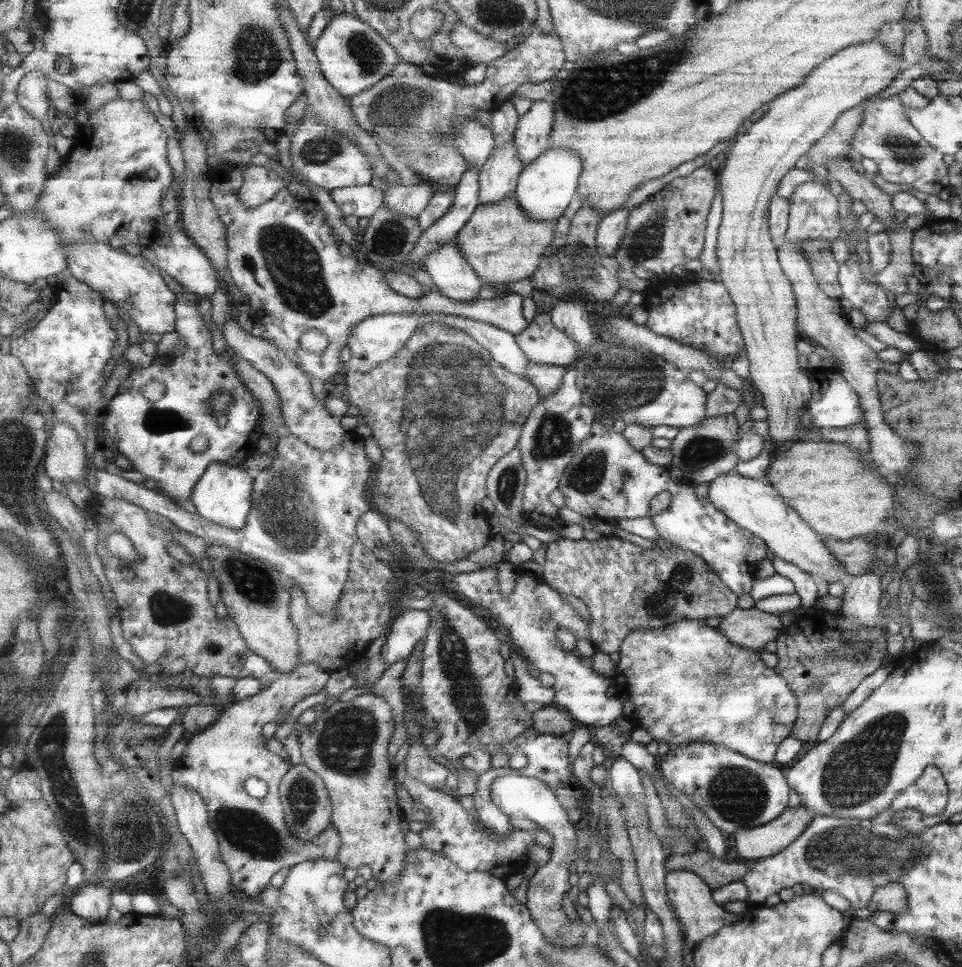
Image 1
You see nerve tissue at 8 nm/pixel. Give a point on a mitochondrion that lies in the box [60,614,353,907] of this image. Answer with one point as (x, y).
(243, 830)

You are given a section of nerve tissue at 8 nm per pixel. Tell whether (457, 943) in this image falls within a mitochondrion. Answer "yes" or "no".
yes

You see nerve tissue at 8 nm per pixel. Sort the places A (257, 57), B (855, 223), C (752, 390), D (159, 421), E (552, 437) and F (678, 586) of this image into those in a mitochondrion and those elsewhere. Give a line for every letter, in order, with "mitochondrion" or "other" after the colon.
A: mitochondrion
B: other
C: other
D: mitochondrion
E: mitochondrion
F: mitochondrion

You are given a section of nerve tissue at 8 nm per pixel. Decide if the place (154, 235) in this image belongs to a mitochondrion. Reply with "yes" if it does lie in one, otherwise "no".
no

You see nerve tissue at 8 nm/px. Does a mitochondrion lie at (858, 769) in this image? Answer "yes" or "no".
yes

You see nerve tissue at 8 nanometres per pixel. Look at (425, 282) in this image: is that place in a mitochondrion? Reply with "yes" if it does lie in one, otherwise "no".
no

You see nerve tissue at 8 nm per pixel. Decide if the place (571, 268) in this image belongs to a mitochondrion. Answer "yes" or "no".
yes

